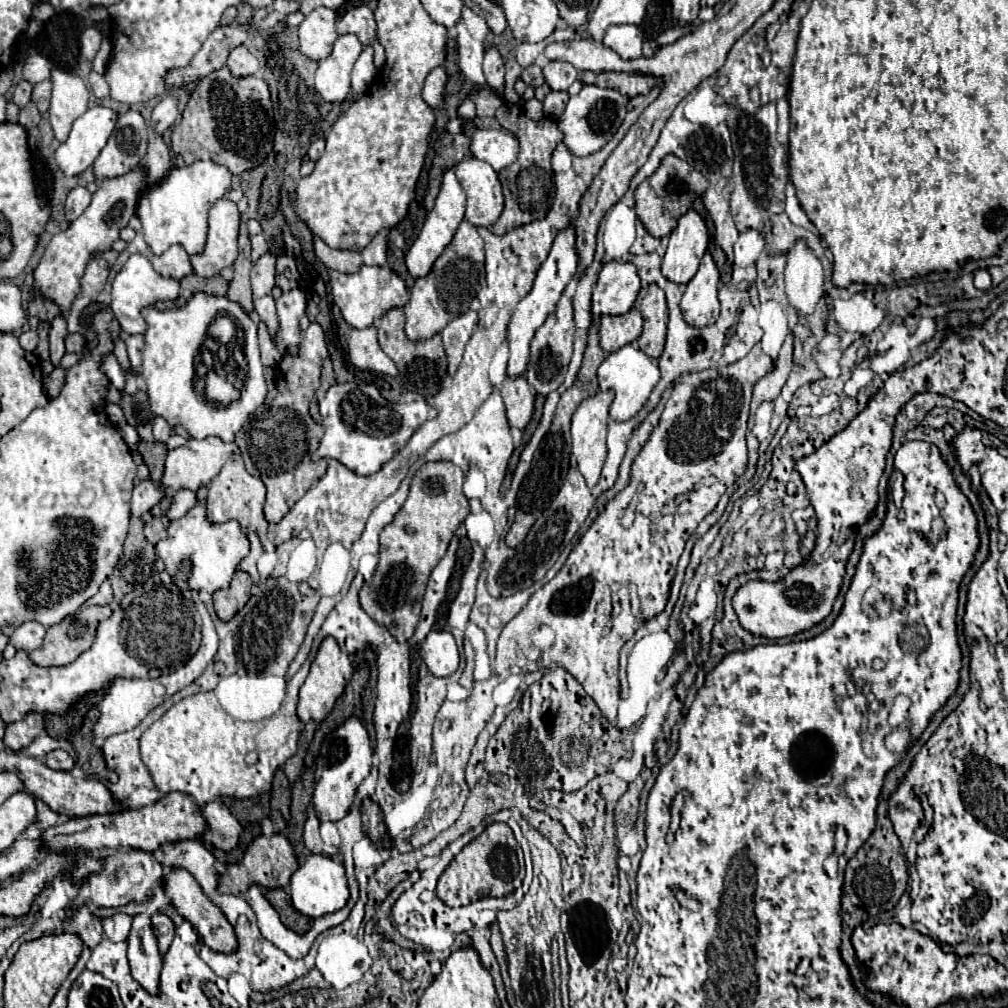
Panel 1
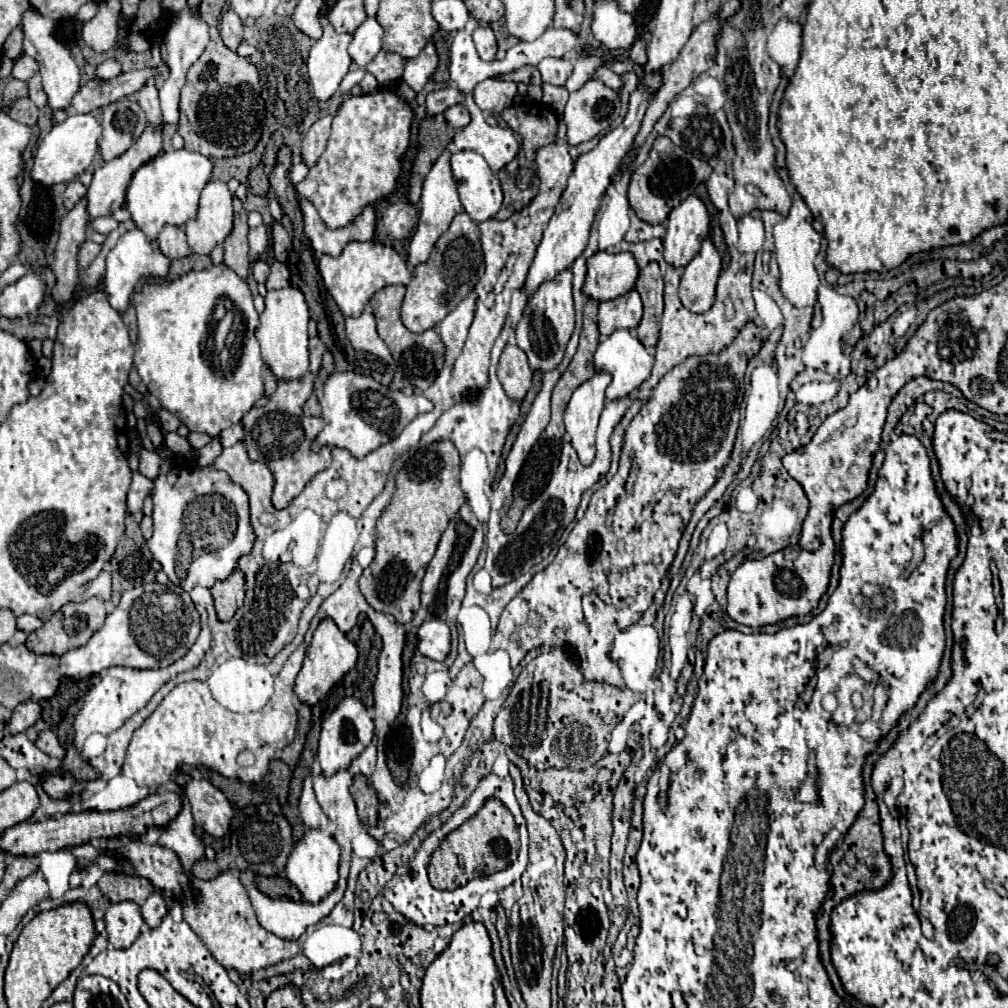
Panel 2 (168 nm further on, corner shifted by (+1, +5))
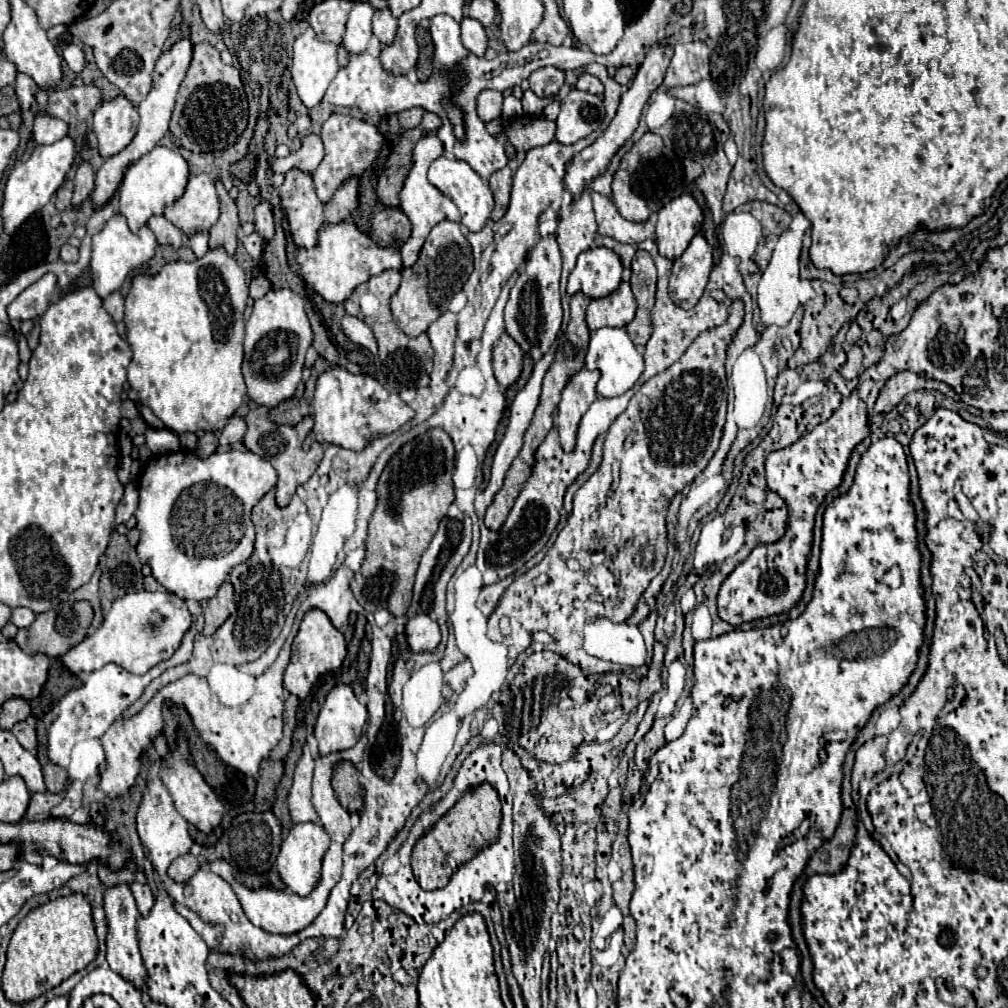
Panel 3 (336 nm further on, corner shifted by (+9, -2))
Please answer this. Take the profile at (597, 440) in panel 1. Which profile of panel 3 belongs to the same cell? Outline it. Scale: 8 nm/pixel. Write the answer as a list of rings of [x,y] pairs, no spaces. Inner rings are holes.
[[[582,369],[568,381],[568,385],[562,391],[562,401],[558,405],[558,415],[556,415],[556,427],[560,433],[562,449],[566,453],[574,451],[580,419],[598,397],[596,395],[598,379],[600,379],[598,371]]]

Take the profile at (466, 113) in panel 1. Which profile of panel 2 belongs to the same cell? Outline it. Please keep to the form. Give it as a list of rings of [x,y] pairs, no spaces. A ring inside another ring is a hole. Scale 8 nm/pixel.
[[[488,78],[474,88],[474,100],[478,108],[490,110],[494,114],[500,114],[504,108],[508,108],[512,104],[514,94],[516,94],[516,84],[498,78]]]

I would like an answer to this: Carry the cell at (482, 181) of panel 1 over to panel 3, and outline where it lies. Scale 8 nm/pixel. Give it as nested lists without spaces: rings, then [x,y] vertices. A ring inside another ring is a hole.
[[[438,157],[430,169],[428,169],[428,181],[432,185],[436,185],[448,199],[452,199],[456,203],[456,207],[460,209],[462,215],[462,225],[468,227],[468,231],[480,231],[486,221],[490,219],[490,213],[494,209],[494,197],[490,187],[480,179],[480,175],[476,175],[476,171],[460,159],[448,159],[448,157]]]

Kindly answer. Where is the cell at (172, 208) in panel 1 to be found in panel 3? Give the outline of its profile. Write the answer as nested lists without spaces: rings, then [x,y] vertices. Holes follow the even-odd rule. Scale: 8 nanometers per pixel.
[[[162,145],[154,147],[148,155],[138,159],[136,163],[132,163],[128,167],[128,171],[124,173],[122,185],[118,189],[120,213],[126,217],[128,227],[136,233],[136,231],[140,231],[140,227],[144,227],[148,223],[150,217],[164,215],[164,209],[172,203],[176,203],[184,195],[188,179],[190,179],[190,171],[188,171],[186,159],[178,151],[162,147]]]

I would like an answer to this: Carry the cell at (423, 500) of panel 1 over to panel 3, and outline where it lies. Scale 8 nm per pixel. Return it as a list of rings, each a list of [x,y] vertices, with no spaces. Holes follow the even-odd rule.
[[[440,429],[426,431],[406,443],[384,467],[378,481],[378,505],[366,537],[366,559],[350,583],[356,601],[368,613],[388,609],[394,617],[406,615],[420,557],[428,549],[440,519],[454,503],[452,475],[454,445]]]

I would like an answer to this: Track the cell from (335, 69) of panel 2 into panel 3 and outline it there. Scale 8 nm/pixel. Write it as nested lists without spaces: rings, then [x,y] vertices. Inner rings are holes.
[[[308,27],[294,43],[294,65],[292,81],[296,85],[298,97],[306,107],[316,107],[330,81],[334,79],[338,67],[338,45],[330,41],[320,41],[312,27]]]

